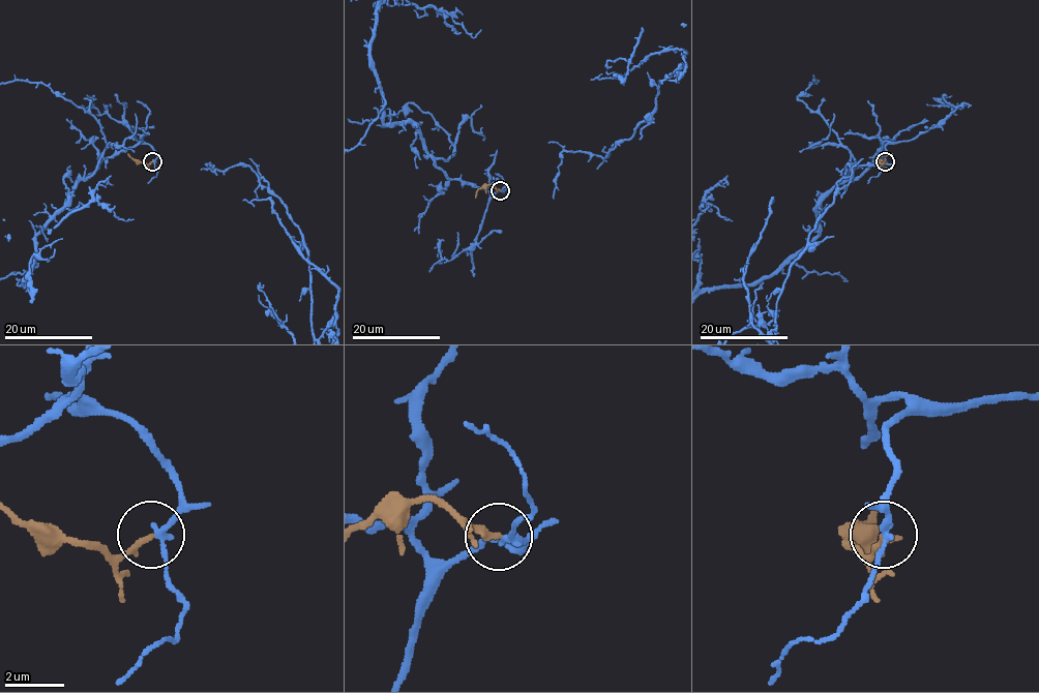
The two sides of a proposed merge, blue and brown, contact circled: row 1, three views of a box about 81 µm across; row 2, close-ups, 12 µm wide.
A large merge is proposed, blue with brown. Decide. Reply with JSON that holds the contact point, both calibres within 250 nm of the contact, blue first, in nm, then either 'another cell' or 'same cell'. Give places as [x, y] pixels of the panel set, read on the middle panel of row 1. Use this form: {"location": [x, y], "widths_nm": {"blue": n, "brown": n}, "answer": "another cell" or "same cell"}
{"location": [500, 190], "widths_nm": {"blue": 180, "brown": 200}, "answer": "another cell"}

